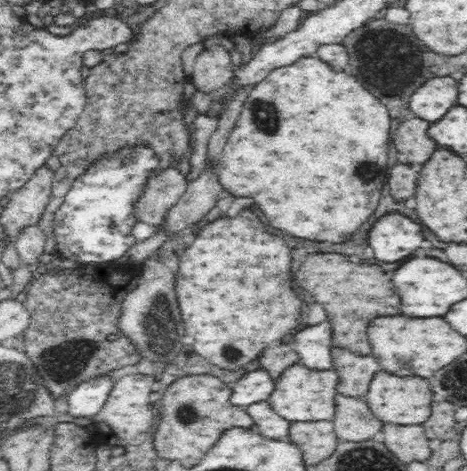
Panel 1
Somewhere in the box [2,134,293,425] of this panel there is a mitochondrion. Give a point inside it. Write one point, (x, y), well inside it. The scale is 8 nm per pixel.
(60, 364)

